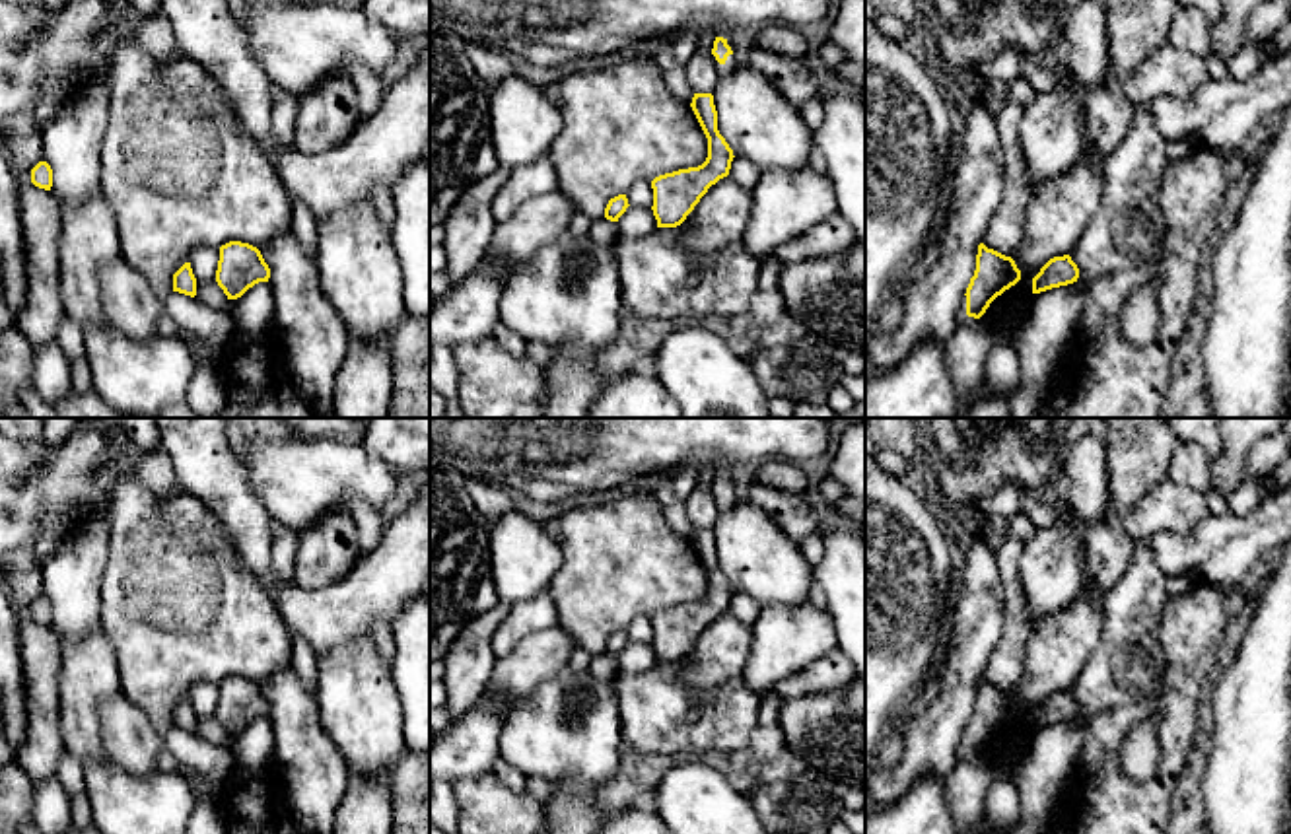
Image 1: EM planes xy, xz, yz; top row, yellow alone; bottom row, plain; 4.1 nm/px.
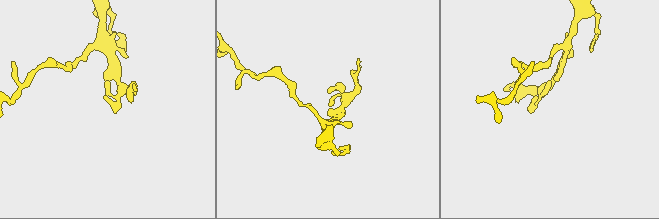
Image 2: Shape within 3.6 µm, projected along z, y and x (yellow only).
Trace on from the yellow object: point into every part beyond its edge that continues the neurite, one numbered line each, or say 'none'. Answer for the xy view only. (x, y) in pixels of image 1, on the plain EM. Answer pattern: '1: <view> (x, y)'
none

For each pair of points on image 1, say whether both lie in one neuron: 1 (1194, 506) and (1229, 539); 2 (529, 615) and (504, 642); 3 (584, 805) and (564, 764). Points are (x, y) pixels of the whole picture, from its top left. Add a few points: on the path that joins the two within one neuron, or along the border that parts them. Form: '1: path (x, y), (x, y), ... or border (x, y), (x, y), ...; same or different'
1: border (1210, 514), (1186, 531), (1163, 533); different
2: path (523, 621), (508, 636); same
3: border (553, 786), (590, 790), (597, 796); different

